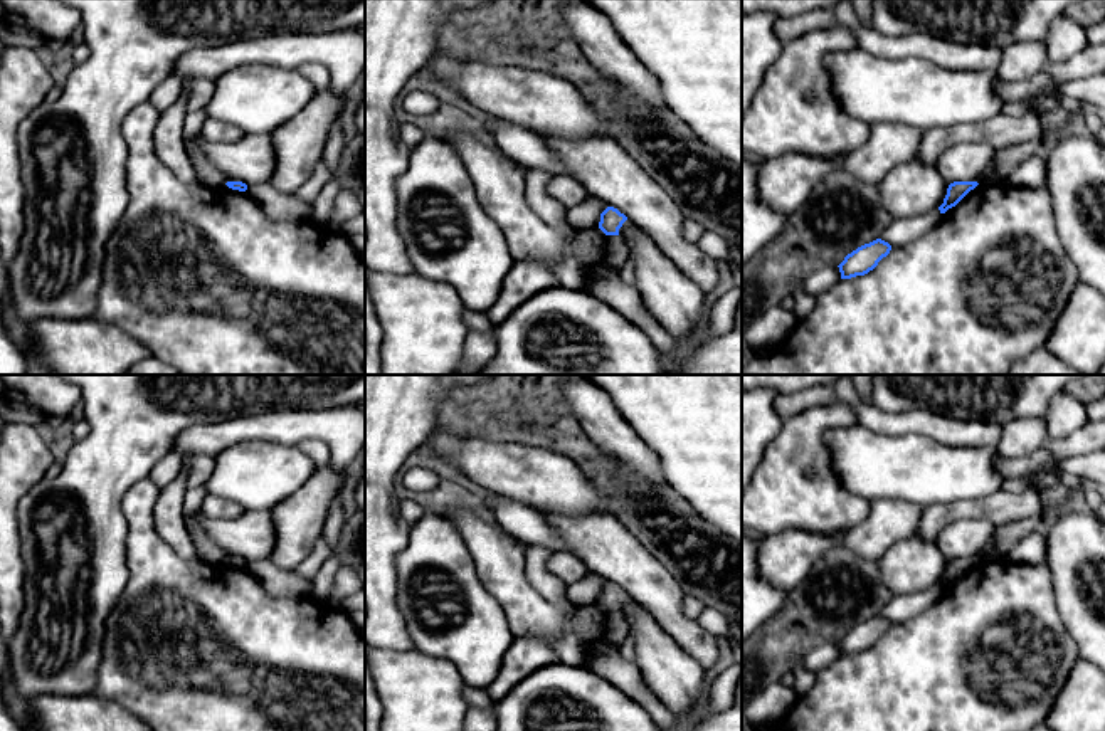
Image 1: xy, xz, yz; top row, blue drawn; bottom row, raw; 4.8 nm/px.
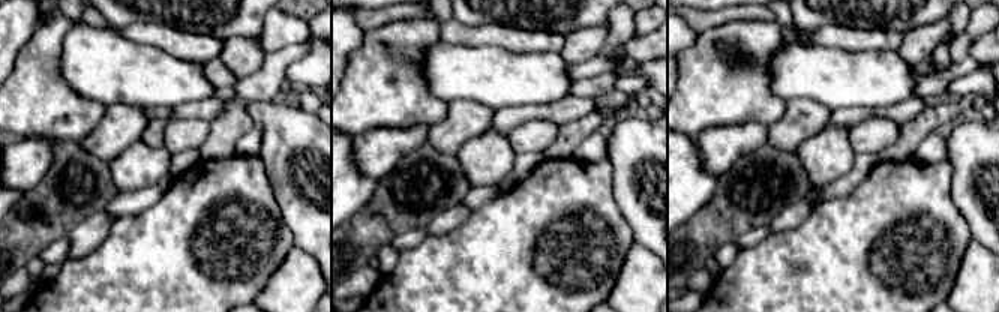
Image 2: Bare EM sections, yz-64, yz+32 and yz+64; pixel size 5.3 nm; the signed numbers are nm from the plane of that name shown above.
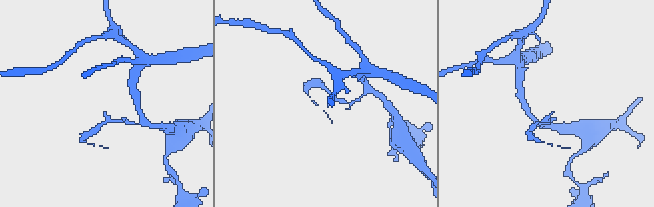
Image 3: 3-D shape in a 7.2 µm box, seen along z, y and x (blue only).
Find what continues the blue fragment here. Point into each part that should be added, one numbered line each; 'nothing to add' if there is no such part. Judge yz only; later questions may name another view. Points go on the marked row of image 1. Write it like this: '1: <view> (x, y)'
nothing to add

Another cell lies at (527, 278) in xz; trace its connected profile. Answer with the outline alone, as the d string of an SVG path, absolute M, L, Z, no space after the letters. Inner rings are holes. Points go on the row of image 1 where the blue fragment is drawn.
M515 260L500 297L484 314L493 326L498 326L530 297L555 286L558 286L555 272L542 260Z

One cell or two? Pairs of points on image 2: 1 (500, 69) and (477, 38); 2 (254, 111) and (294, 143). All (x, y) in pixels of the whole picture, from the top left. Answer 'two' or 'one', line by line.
1: two
2: one

